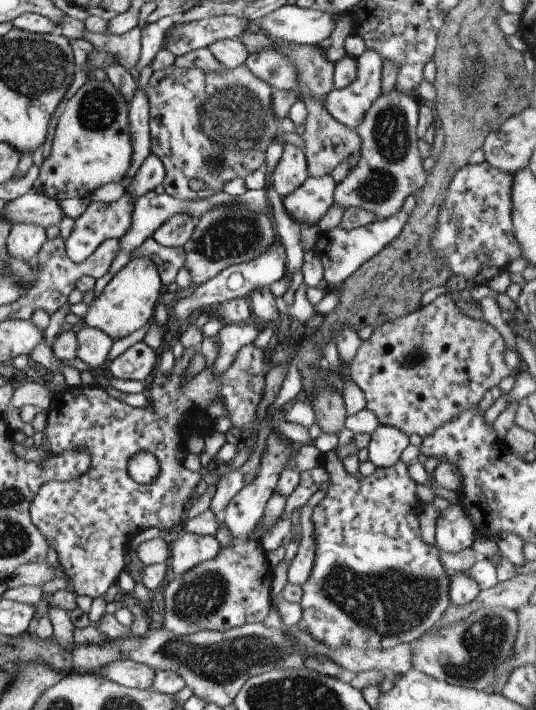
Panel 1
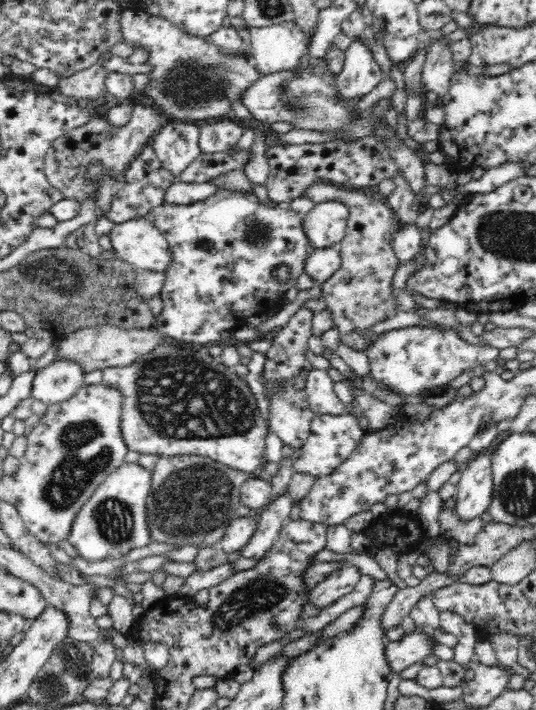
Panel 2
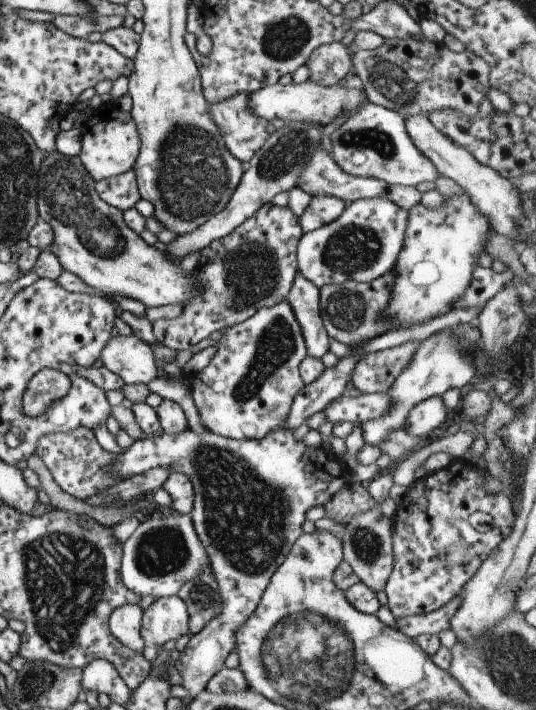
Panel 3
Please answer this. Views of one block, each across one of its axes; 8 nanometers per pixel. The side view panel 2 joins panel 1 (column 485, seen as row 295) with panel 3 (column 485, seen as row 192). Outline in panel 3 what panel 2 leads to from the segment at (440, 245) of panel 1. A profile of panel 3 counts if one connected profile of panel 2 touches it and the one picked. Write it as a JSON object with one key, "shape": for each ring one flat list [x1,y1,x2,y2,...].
{"shape":[[465,192,444,198,444,204,440,208,429,209,418,203,409,210,402,248,393,268,395,281,389,303,383,310,385,322,394,329,420,326,453,310,473,282,474,270,479,266,476,263,478,256,485,252,488,239,493,235,493,226,489,218]]}

